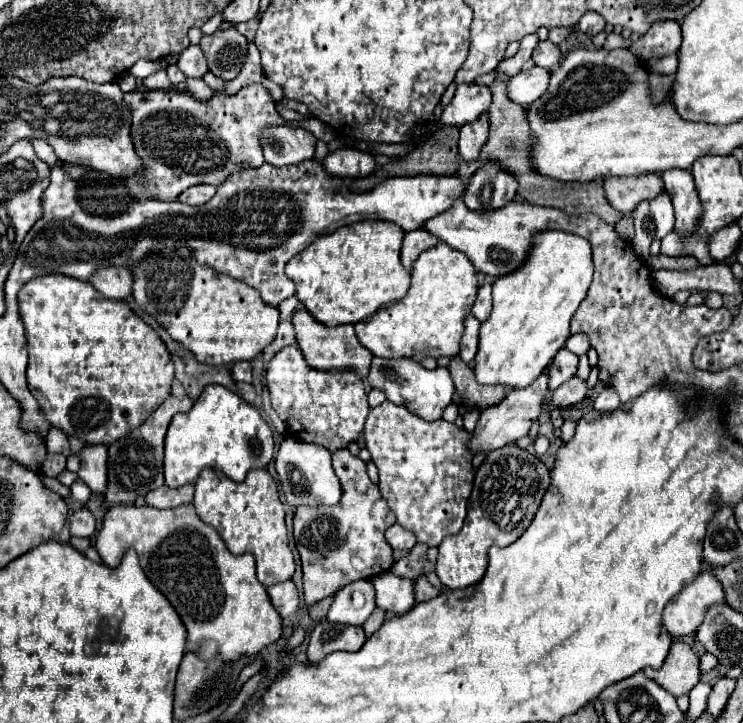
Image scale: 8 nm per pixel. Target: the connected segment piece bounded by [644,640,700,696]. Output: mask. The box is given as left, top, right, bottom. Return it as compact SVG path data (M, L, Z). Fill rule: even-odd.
M674 640L672 648L658 670L644 670L644 674L656 680L662 688L666 688L674 696L688 694L692 686L700 680L698 656L690 644L682 640Z

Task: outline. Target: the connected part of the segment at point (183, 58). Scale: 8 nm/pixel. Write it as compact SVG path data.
M188 46L180 52L180 58L176 66L188 76L188 78L202 78L208 72L208 64L204 58L204 52L200 46Z

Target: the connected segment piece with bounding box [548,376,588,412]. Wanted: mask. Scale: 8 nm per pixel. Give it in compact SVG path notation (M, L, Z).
M570 378L568 382L564 382L560 388L556 388L548 400L548 410L564 410L564 408L570 408L574 404L578 404L580 400L586 398L586 380L580 380L580 378Z

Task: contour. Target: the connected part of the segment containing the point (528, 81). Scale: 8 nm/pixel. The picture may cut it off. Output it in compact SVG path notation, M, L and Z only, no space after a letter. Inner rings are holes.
M534 66L528 72L518 72L516 76L512 76L506 94L512 102L520 106L528 106L546 92L548 80L550 80L550 72L540 66Z

